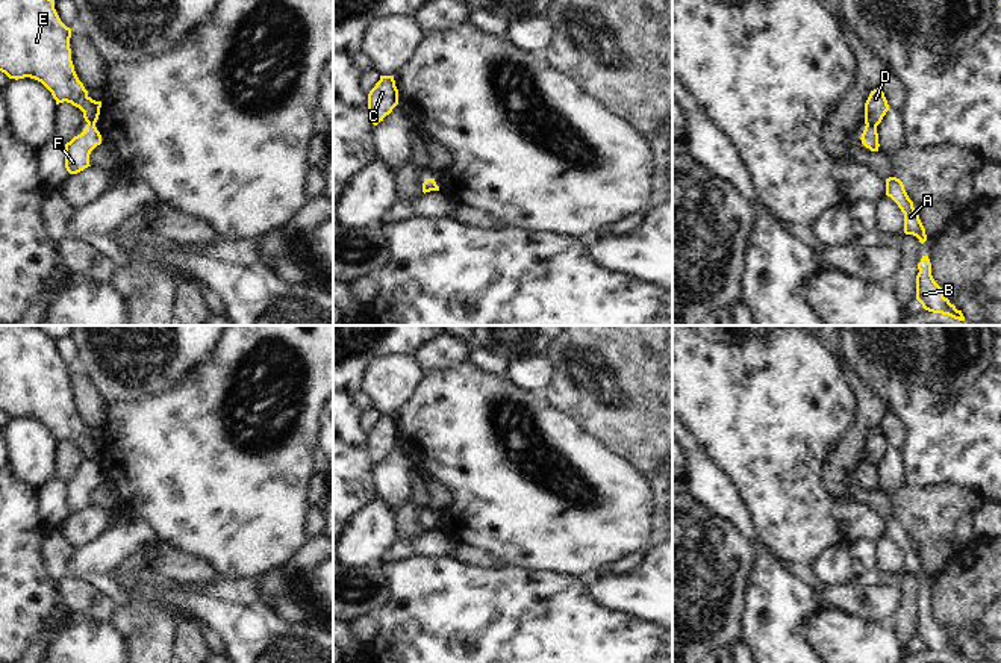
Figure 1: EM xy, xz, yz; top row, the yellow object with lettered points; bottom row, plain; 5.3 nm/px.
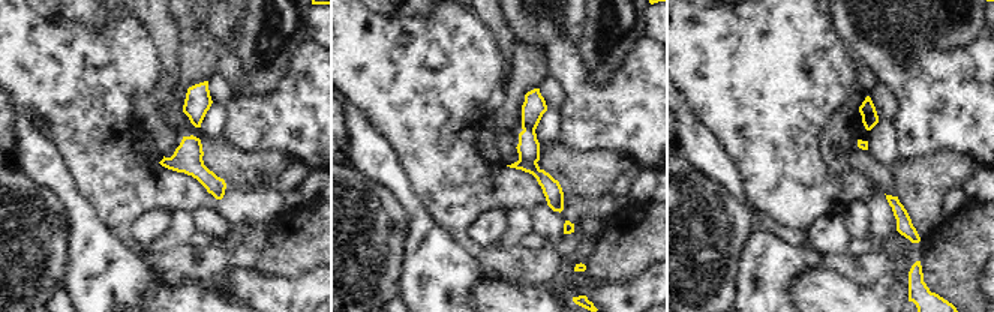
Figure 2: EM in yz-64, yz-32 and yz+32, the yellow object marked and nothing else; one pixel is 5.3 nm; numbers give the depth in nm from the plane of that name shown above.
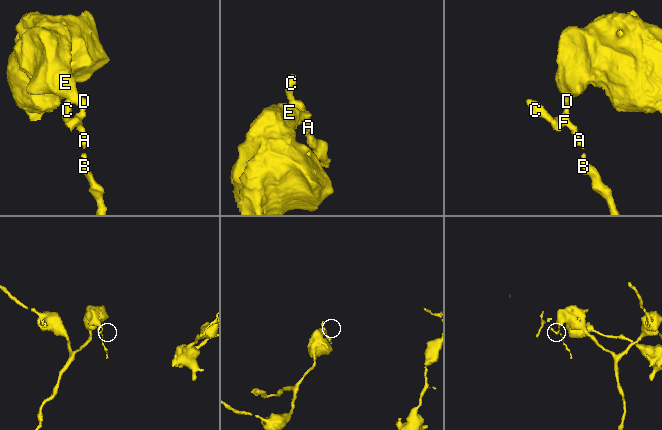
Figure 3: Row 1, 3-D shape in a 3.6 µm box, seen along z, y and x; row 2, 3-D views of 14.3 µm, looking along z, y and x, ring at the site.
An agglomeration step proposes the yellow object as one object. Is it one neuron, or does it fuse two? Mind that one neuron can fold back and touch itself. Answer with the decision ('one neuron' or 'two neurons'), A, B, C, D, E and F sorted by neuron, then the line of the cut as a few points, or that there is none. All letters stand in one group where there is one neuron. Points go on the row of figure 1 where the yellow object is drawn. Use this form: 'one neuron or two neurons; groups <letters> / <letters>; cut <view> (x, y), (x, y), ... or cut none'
two neurons; groups A B C F / D E; cut yz (866, 124), (876, 127)

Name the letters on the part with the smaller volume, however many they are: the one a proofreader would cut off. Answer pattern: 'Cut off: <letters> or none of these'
Cut off: A, B, C, F

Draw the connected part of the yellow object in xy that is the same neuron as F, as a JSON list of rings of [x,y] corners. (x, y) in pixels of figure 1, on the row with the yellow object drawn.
[[[86,124],[83,132],[65,144],[65,168],[77,174],[89,165],[91,151],[101,144],[101,135],[95,126]]]

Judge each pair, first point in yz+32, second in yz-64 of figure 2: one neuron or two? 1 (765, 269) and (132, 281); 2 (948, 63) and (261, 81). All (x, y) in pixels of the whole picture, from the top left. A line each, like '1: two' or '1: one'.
1: one
2: two

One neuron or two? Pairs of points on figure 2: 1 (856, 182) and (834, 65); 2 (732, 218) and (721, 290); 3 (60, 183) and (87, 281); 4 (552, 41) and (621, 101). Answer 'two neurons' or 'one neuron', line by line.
1: one neuron
2: one neuron
3: one neuron
4: one neuron

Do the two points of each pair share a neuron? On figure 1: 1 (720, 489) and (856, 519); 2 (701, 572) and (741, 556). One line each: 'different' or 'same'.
1: different
2: same

